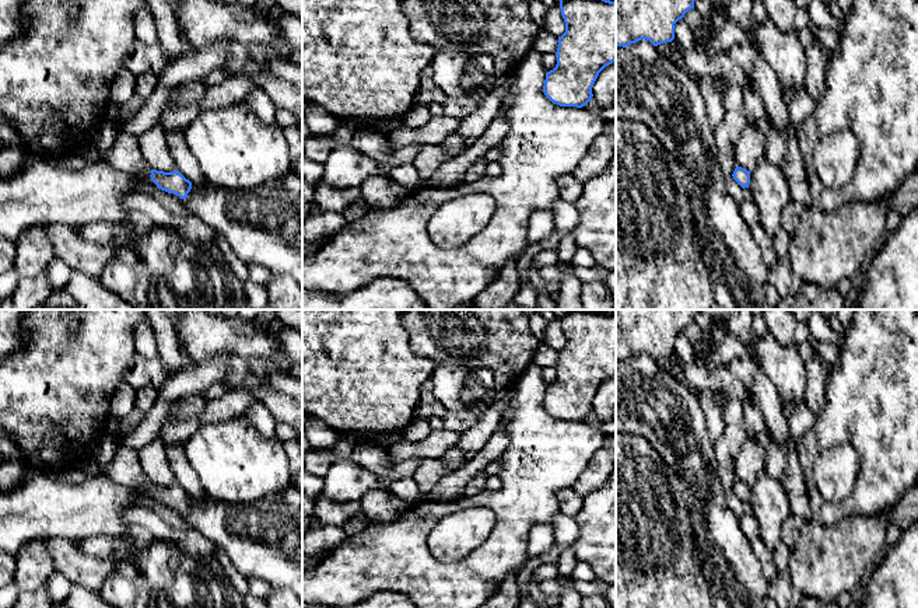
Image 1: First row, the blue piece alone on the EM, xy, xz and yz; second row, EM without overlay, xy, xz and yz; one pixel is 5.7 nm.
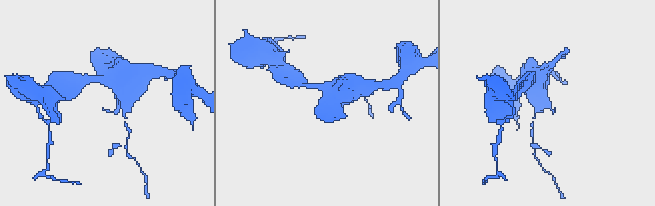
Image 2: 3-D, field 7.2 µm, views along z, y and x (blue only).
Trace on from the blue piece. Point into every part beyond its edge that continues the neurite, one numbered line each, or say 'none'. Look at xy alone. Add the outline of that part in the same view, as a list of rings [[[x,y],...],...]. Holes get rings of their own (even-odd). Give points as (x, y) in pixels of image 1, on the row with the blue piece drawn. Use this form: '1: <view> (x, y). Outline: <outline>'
1: xy (125, 154). Outline: [[[120,132],[113,146],[106,151],[106,160],[118,171],[151,175],[153,168],[146,161],[139,137],[134,134]]]

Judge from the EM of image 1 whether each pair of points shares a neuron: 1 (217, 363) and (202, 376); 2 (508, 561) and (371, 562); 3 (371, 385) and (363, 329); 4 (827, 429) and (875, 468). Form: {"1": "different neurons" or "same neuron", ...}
{"1": "same neuron", "2": "same neuron", "3": "same neuron", "4": "same neuron"}

